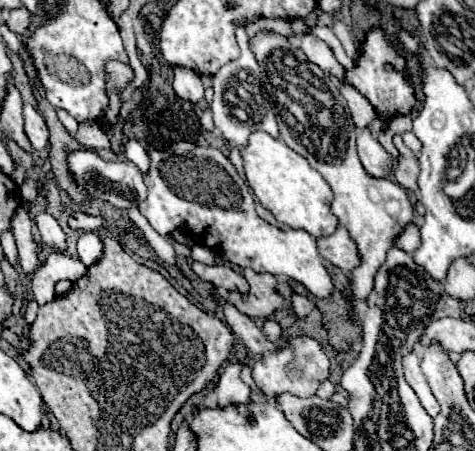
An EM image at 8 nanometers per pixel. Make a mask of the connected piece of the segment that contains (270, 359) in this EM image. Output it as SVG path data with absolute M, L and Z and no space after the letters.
M300 336L300 338L290 338L290 344L280 352L264 354L258 362L254 362L252 378L268 402L276 402L276 398L284 392L308 398L308 396L314 396L320 382L328 378L328 368L330 368L330 362L324 350L318 346L318 342L308 336Z

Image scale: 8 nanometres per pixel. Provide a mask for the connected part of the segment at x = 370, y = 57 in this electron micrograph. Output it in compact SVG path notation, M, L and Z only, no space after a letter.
M372 30L366 36L364 42L364 52L358 60L358 64L354 66L354 70L346 72L346 82L352 84L354 88L360 90L362 96L366 96L370 100L370 104L382 114L382 116L400 116L400 114L408 114L414 104L414 88L410 84L410 80L404 76L406 70L406 60L402 54L398 54L398 50L394 50L394 46L390 46L384 38L382 30Z

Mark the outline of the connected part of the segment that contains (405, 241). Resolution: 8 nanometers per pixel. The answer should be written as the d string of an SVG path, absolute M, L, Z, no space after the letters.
M408 224L404 228L404 232L396 238L396 244L404 252L414 252L418 248L418 244L420 244L420 230L418 230L418 226L416 224Z

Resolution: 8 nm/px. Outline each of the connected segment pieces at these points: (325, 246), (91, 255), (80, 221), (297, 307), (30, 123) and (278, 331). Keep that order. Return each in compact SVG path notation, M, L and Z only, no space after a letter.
M344 226L338 228L338 232L334 232L328 238L320 238L318 240L318 250L322 252L322 256L332 262L334 266L338 266L342 272L352 272L356 266L360 266L360 254L358 248L354 244L354 240L350 238L348 230Z
M84 232L77 241L77 253L86 266L96 264L104 254L102 238L94 232Z
M72 212L68 218L68 224L78 230L98 230L104 226L104 220L100 216L88 216L84 212Z
M292 294L292 308L294 308L294 312L296 312L296 316L298 318L304 318L304 316L308 316L310 312L312 312L312 308L314 308L314 302L310 304L310 300L306 298L306 296L300 296L300 294Z
M24 104L24 124L26 124L26 136L32 148L42 150L48 142L48 128L42 114L32 104Z
M264 320L262 332L264 332L264 334L268 336L268 340L272 340L272 342L278 342L278 338L282 336L282 328L280 328L274 320Z

